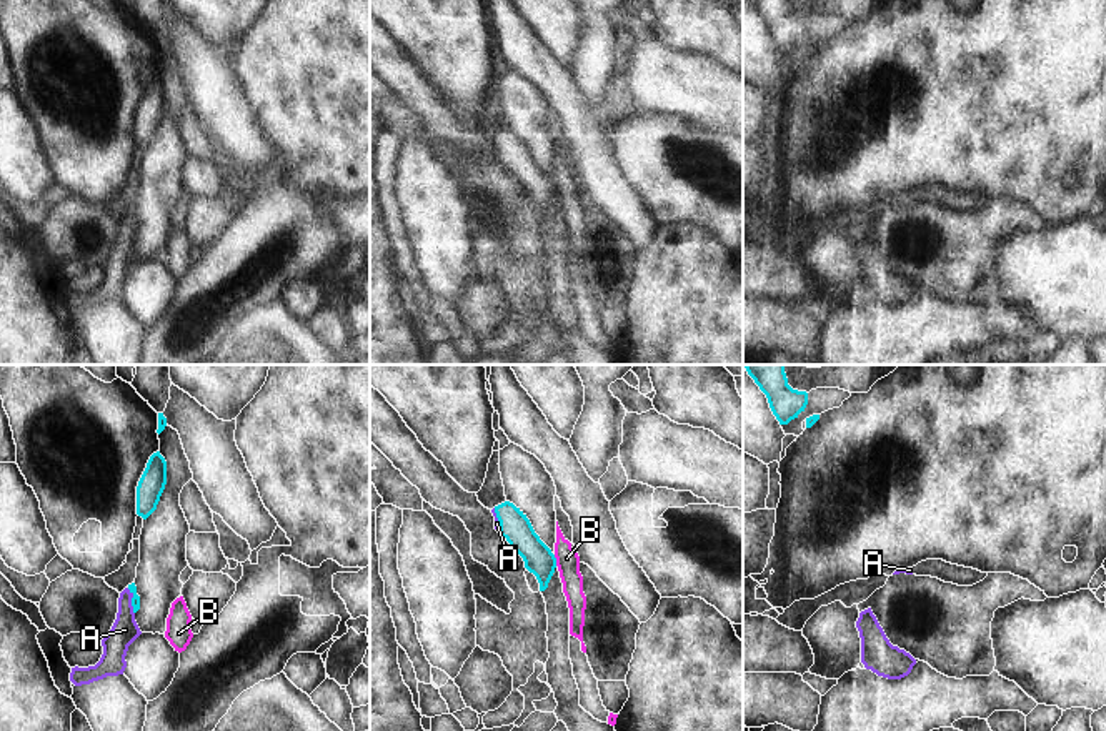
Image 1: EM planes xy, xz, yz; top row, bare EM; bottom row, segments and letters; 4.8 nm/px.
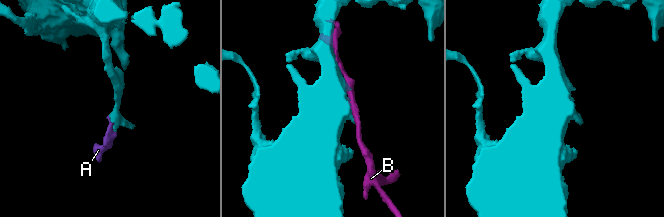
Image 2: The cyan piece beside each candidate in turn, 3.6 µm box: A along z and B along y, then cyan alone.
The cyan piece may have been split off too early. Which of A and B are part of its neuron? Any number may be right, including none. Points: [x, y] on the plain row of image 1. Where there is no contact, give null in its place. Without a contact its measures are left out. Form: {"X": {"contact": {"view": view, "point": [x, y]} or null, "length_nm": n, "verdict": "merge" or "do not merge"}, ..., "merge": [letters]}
{"A": {"contact": {"view": "xy", "point": [132, 228]}, "length_nm": 130, "verdict": "merge"}, "B": {"contact": {"view": "xz", "point": [555, 187]}, "length_nm": 60, "verdict": "do not merge"}, "merge": ["A"]}

